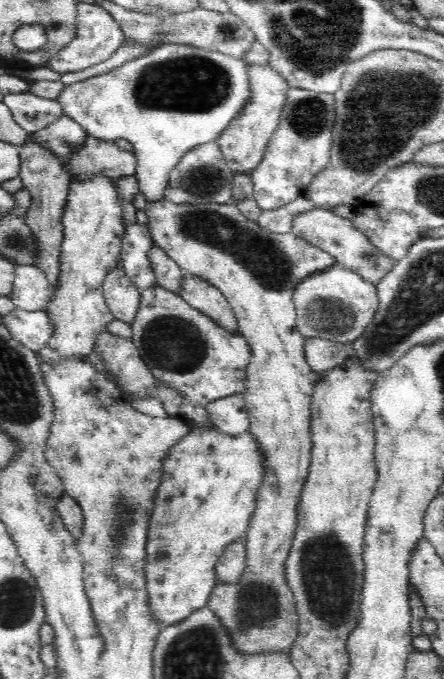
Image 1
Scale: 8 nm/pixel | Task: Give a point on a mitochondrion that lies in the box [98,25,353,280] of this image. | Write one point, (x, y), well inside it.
(192, 84)

